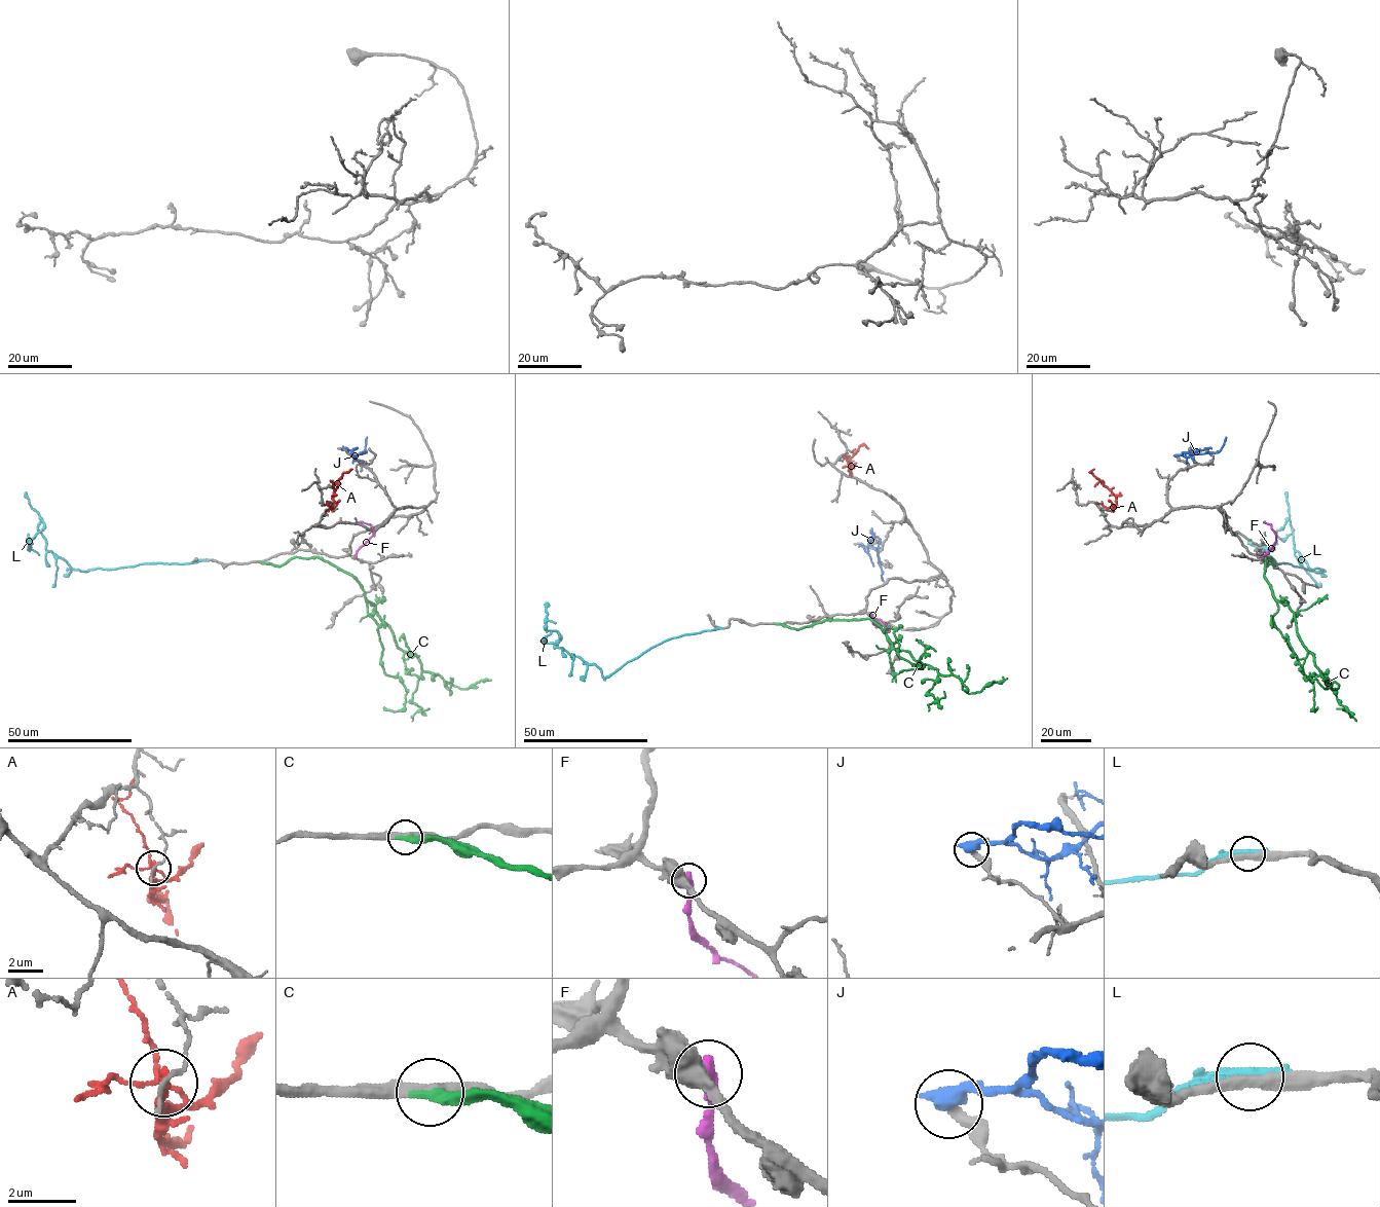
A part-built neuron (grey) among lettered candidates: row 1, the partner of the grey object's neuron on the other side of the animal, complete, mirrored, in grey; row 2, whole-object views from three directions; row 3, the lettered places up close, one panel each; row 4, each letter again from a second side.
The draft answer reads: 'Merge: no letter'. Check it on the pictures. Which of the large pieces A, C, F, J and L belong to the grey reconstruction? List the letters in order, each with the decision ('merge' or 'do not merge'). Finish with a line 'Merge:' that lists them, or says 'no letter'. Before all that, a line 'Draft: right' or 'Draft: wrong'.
Draft: right
A: do not merge
C: do not merge
F: do not merge
J: do not merge
L: do not merge
Merge: no letter

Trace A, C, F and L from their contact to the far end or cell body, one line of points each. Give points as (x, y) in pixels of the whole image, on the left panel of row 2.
A: (332, 510), (333, 485), (344, 472), (352, 469)
C: (259, 561), (321, 557), (353, 577), (396, 645), (423, 670), (445, 686), (491, 680)
F: (356, 556), (373, 529), (370, 524), (357, 522)
L: (203, 559), (80, 571), (46, 548), (38, 528), (41, 520), (44, 527), (30, 542), (30, 548), (31, 542)

